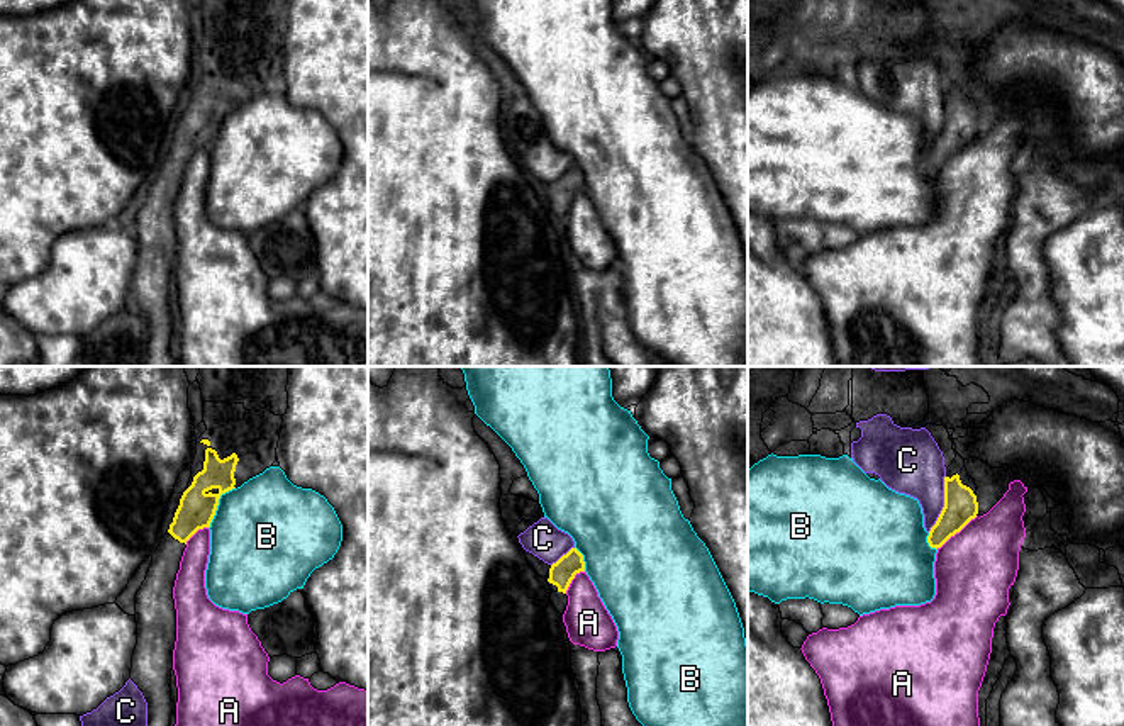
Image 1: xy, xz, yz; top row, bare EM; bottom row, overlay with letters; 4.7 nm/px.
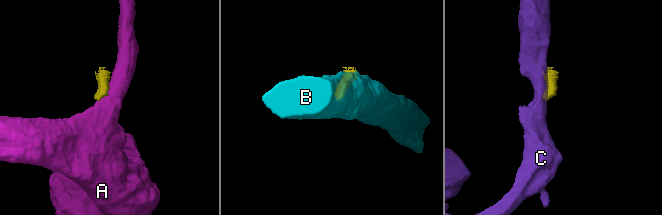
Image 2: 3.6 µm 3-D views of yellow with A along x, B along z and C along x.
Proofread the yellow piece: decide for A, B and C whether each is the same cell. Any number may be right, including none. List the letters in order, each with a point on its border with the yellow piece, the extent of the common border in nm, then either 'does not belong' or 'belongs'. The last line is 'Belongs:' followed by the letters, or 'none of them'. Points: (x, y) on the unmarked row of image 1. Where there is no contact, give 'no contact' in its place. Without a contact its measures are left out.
A: yz (957, 151) | 260 nm | does not belong
B: xy (217, 124) | 240 nm | does not belong
C: yz (945, 124) | 280 nm | does not belong
Belongs: none of them

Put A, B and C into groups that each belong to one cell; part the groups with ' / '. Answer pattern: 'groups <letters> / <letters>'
groups A / B / C

